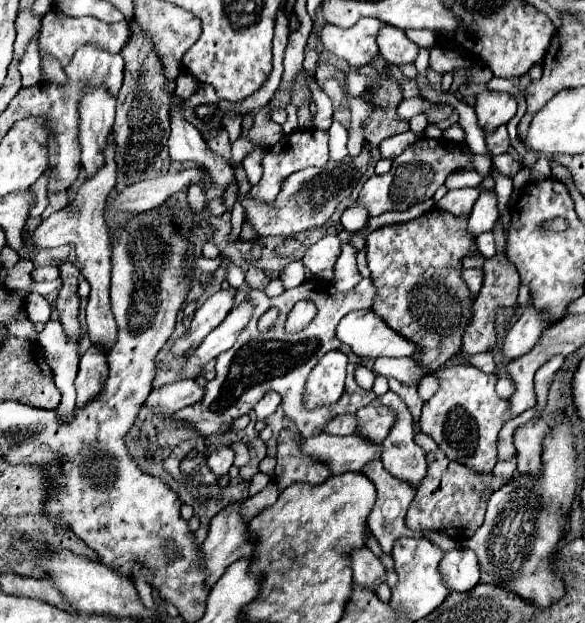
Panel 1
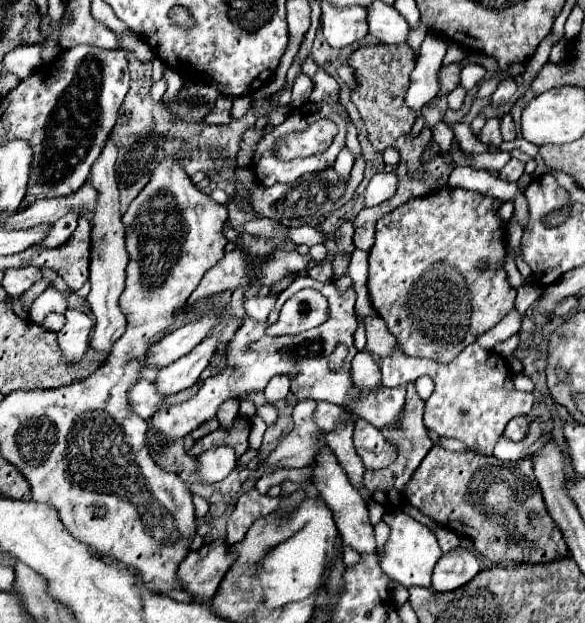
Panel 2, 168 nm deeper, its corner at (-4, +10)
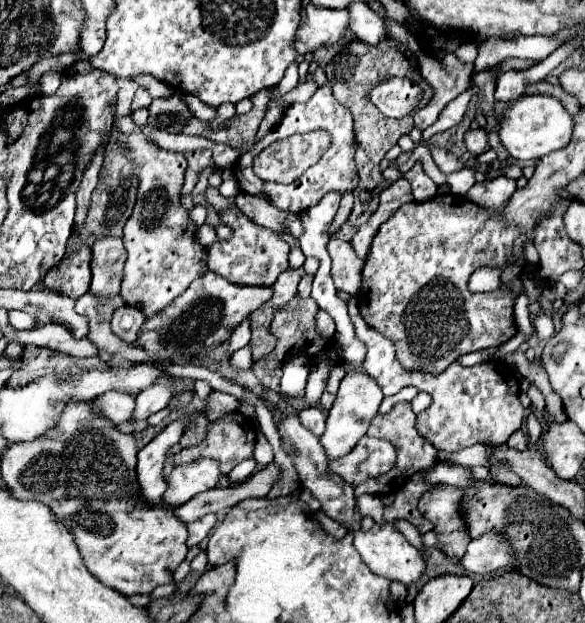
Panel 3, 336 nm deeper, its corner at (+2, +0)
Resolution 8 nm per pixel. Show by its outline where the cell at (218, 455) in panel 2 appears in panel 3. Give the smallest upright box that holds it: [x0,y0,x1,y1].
[162,459,222,505]

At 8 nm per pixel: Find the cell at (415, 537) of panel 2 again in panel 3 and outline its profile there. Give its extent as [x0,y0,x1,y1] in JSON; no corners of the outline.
[354,523,426,587]

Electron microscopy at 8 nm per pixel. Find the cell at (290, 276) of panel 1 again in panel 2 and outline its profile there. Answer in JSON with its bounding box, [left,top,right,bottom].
[244,295,276,323]

